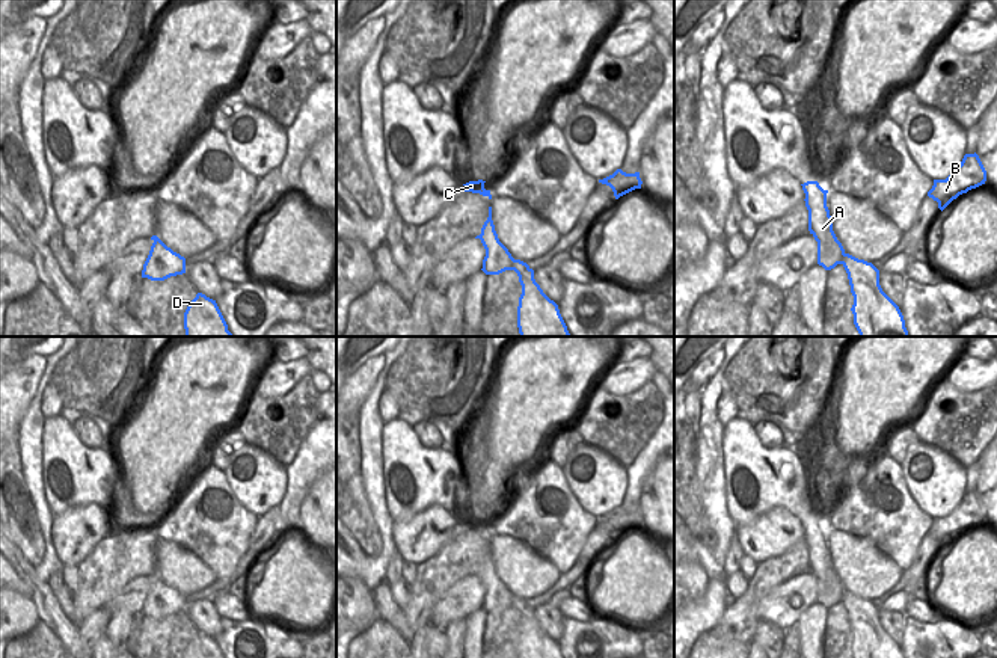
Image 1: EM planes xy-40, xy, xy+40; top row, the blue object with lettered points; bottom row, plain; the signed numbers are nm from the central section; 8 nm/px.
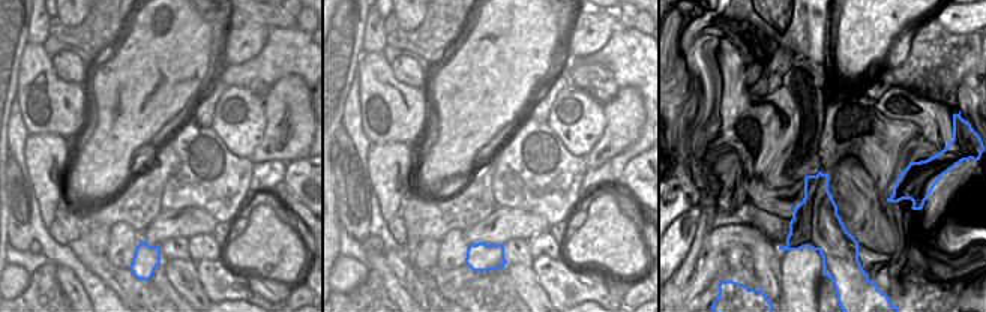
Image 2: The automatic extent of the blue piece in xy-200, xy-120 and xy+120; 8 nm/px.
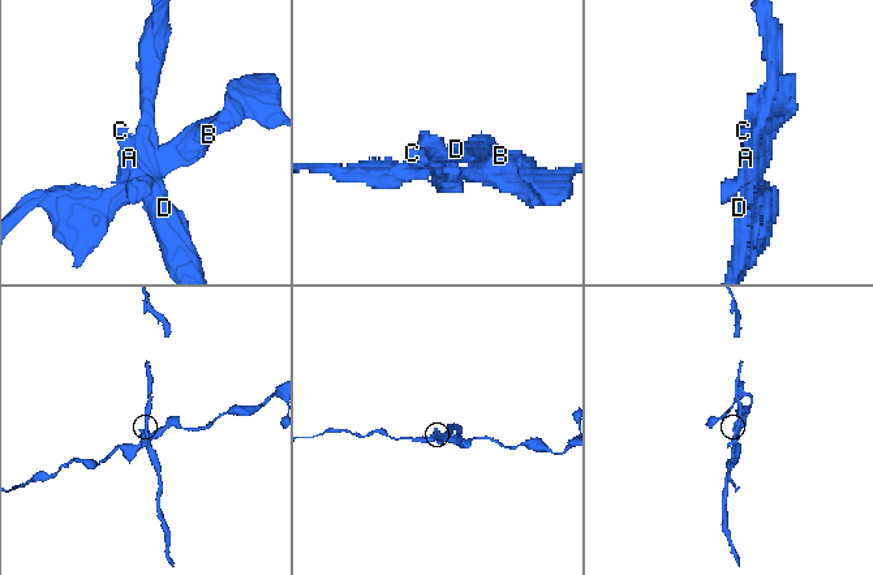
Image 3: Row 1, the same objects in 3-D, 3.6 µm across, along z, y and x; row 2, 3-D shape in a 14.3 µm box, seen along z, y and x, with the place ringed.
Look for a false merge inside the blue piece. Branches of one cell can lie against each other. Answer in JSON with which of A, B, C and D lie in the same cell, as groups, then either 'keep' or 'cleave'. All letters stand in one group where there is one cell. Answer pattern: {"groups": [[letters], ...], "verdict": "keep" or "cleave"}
{"groups": [["A", "B", "C"], ["D"]], "verdict": "cleave"}

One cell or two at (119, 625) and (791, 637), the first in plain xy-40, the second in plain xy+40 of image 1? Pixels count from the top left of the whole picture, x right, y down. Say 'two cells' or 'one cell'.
one cell

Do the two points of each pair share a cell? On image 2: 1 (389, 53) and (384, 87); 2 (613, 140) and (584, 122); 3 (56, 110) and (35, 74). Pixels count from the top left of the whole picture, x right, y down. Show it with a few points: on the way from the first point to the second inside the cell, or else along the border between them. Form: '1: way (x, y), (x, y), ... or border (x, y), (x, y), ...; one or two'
1: border (381, 53), (389, 63); two
2: border (604, 107), (604, 134), (586, 156); two
3: way (51, 99), (45, 78); one

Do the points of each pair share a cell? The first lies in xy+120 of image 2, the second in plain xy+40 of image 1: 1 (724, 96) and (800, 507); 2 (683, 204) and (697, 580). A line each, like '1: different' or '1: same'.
1: same
2: same

